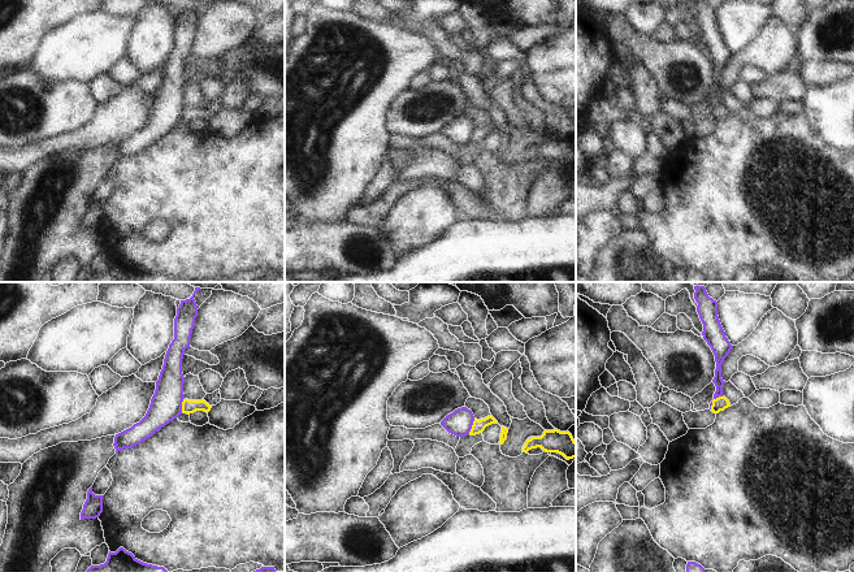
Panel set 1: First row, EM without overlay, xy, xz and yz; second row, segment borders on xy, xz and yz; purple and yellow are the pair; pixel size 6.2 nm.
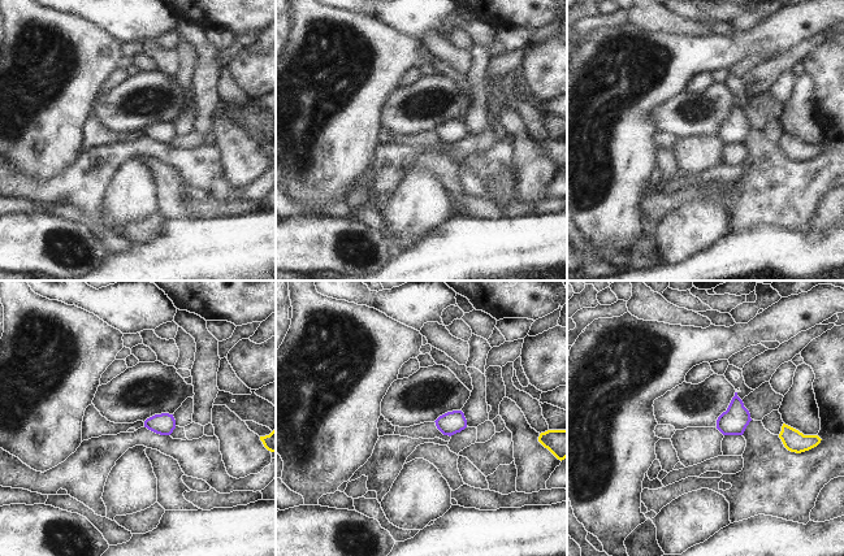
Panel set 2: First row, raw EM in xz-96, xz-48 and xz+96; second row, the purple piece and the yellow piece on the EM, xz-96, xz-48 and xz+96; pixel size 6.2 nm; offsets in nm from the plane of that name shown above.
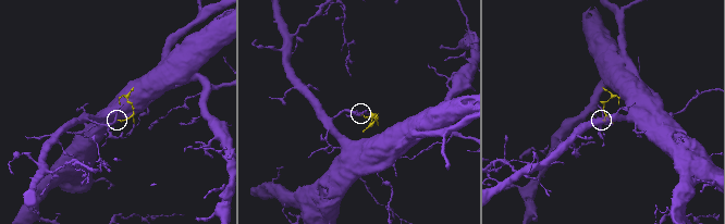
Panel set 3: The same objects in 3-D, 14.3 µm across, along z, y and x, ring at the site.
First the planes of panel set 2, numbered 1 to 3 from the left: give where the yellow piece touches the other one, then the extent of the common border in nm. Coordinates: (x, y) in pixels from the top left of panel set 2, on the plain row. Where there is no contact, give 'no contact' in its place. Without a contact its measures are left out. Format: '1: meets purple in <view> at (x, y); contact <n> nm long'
1: no contact
2: no contact
3: no contact

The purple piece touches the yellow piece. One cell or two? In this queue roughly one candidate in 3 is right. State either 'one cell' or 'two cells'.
two cells

